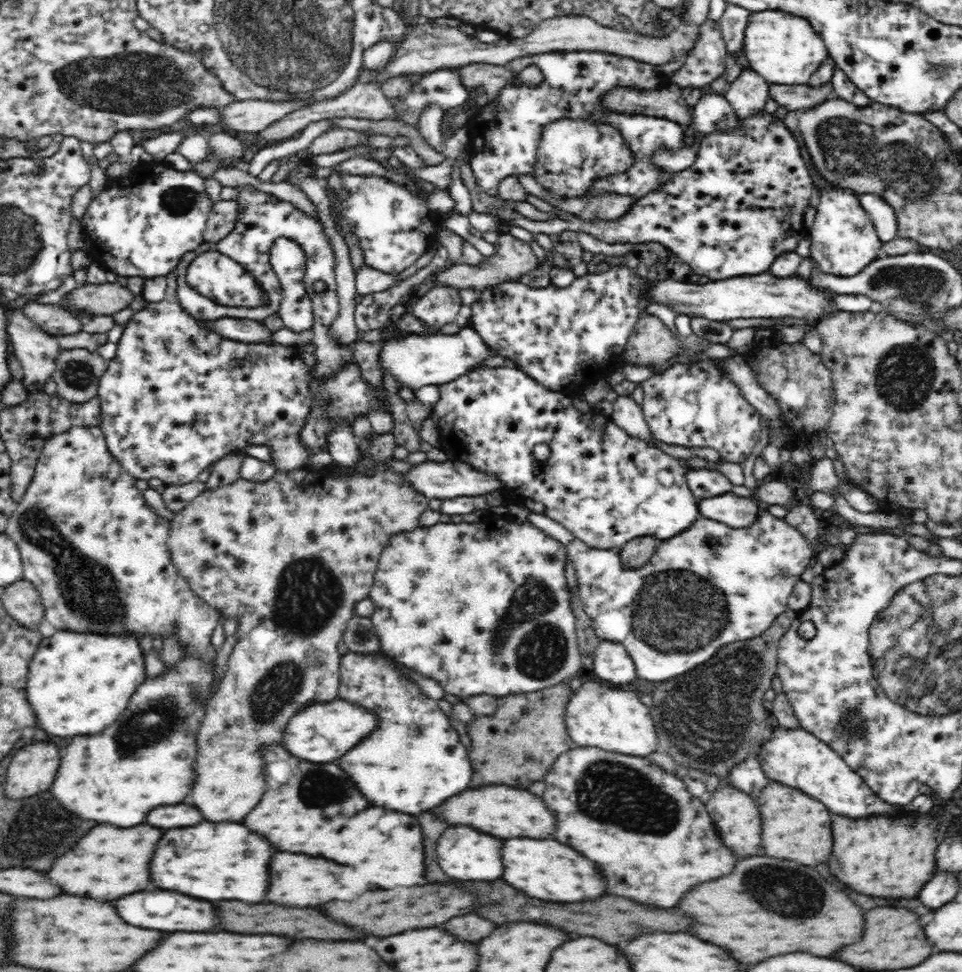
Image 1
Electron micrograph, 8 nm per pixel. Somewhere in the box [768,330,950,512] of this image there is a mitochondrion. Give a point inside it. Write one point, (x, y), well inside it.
(905, 377)

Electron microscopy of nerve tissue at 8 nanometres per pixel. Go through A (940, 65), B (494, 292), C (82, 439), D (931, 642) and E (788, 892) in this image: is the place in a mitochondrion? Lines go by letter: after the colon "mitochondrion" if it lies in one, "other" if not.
A: mitochondrion
B: other
C: other
D: mitochondrion
E: mitochondrion

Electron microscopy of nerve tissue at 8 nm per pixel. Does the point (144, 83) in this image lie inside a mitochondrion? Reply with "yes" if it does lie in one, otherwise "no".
yes

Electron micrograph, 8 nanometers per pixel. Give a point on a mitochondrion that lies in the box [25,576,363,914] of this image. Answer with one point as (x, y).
(159, 721)

